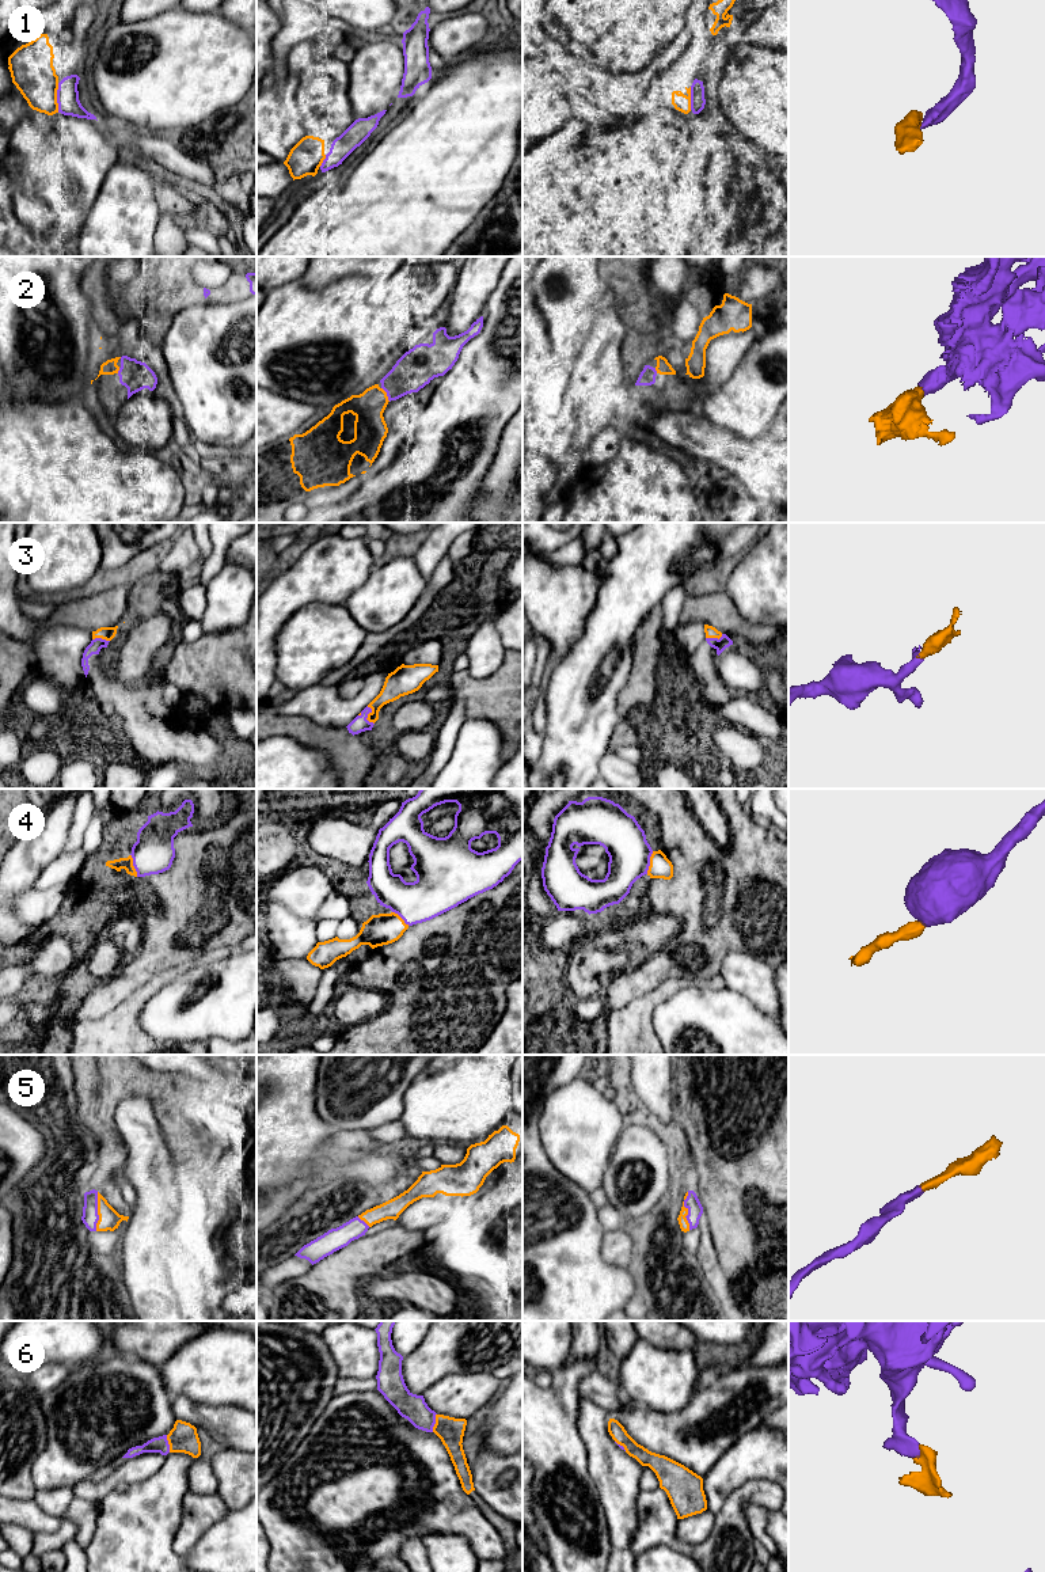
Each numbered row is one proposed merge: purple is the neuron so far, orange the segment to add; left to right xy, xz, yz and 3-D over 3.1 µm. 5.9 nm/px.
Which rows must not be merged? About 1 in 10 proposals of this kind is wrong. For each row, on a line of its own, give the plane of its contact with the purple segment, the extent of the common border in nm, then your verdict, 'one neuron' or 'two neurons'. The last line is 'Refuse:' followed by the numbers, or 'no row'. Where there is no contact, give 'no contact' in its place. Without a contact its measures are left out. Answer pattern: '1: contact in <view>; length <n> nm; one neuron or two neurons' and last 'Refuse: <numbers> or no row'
1: contact in xy; length 180 nm; one neuron
2: contact in xz; length 100 nm; one neuron
3: contact in xz; length 120 nm; one neuron
4: contact in yz; length 140 nm; one neuron
5: contact in xy; length 240 nm; one neuron
6: contact in xz; length 110 nm; one neuron
Refuse: no row

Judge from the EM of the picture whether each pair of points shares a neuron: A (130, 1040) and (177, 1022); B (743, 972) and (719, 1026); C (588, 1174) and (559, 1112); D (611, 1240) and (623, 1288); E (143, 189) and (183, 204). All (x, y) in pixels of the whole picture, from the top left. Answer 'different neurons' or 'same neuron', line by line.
A: different neurons
B: different neurons
C: same neuron
D: different neurons
E: different neurons

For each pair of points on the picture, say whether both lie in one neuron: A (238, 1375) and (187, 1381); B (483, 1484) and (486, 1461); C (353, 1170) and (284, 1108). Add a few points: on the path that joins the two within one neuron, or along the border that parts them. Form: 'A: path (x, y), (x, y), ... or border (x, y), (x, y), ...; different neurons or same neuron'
A: path (225, 1375), (200, 1375); same neuron
B: path (485, 1479), (486, 1466); same neuron
C: border (335, 1147), (318, 1157), (312, 1162), (310, 1173); different neurons

